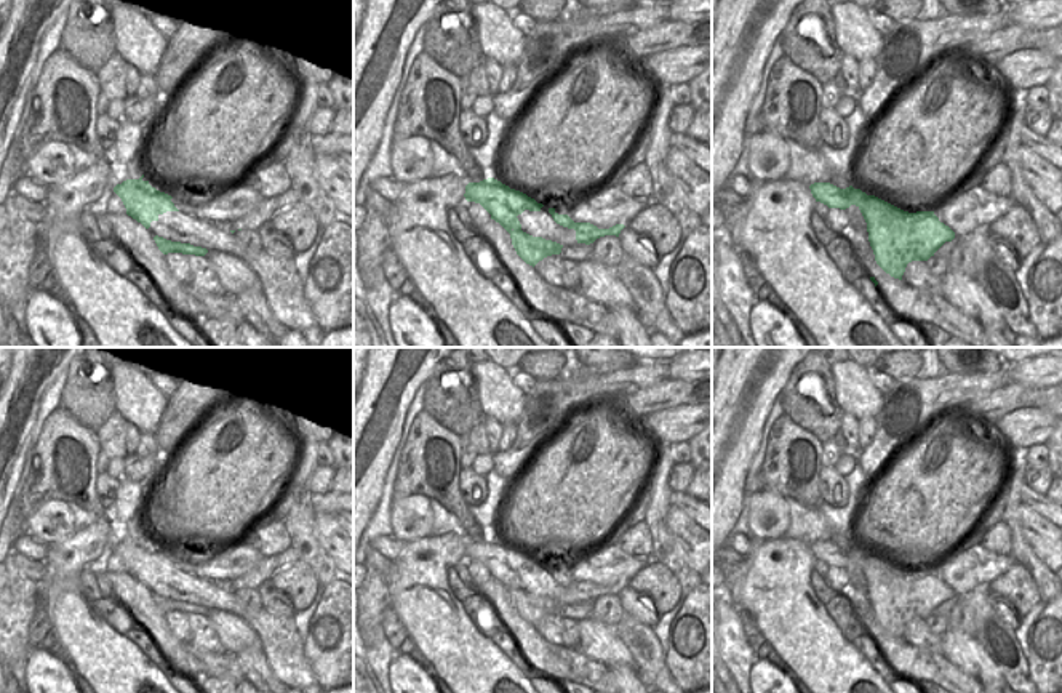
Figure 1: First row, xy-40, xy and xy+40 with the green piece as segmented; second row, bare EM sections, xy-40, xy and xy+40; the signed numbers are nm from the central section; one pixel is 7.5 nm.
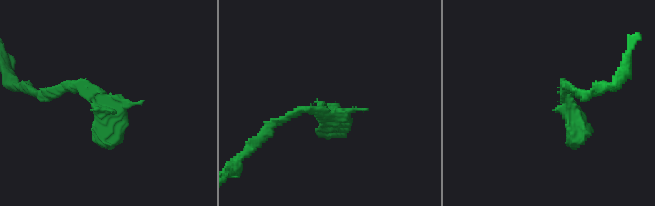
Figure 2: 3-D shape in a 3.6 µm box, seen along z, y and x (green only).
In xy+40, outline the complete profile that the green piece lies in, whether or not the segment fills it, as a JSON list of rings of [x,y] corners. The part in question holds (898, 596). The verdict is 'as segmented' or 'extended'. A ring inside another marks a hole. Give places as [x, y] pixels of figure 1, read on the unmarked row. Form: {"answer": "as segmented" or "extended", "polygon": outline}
{"answer": "as segmented", "polygon": [[[830,541],[809,544],[816,560],[846,568],[856,563],[865,581],[876,623],[891,635],[902,639],[912,619],[928,619],[955,591],[939,579],[934,570],[904,570],[852,544],[840,547]]]}

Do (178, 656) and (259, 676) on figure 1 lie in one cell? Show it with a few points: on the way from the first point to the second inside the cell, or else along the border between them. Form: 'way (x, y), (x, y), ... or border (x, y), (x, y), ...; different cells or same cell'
border (235, 656), (245, 676); different cells

